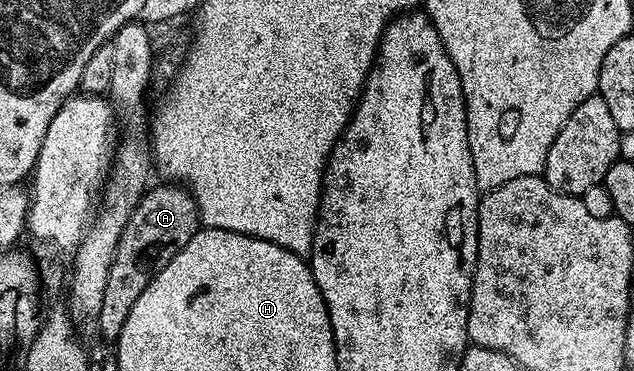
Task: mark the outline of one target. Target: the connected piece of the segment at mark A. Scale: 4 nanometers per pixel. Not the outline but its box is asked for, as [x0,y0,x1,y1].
[98,182,201,342]

